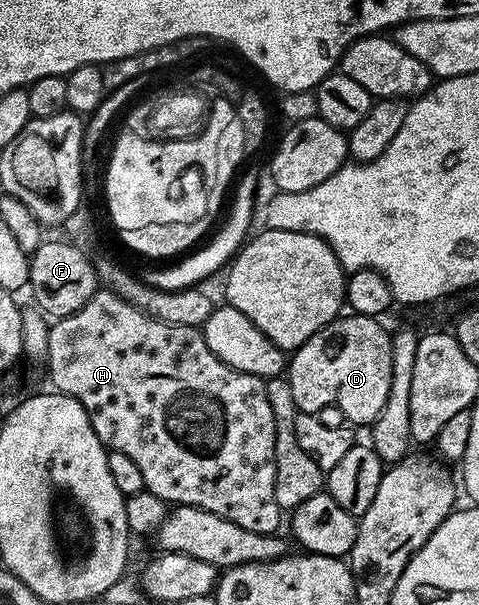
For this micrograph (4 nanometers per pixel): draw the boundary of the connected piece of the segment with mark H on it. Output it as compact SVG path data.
M99 291L93 299L89 299L89 303L85 303L85 307L81 307L81 311L68 317L60 317L51 325L45 373L46 376L51 376L51 381L55 384L52 385L54 392L64 393L67 397L77 399L81 407L85 407L89 423L93 431L97 431L97 439L101 439L101 443L108 450L121 451L129 455L133 463L137 463L146 492L175 505L192 505L198 509L213 511L213 515L221 515L221 519L229 519L229 523L237 523L237 527L245 527L245 531L275 533L278 530L281 510L275 494L275 424L273 407L269 407L269 395L264 378L239 373L233 367L221 363L221 359L217 359L217 355L209 351L199 329L161 323L145 315L128 301L122 301L116 293Z

